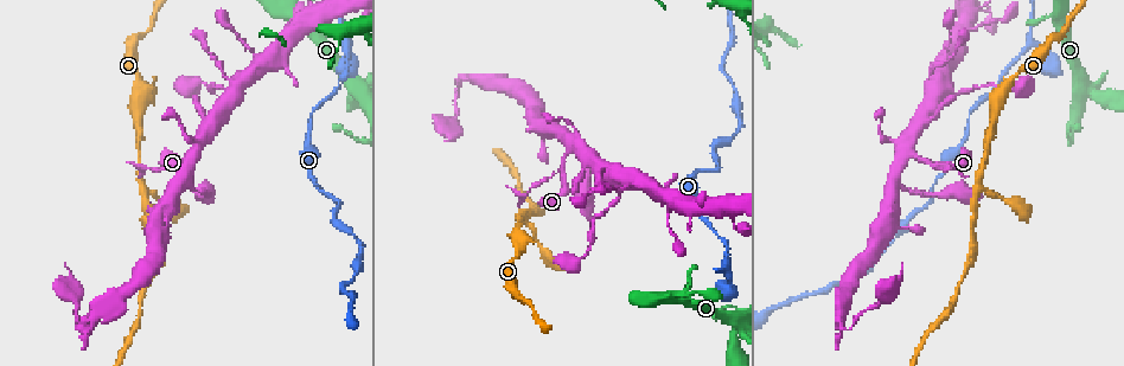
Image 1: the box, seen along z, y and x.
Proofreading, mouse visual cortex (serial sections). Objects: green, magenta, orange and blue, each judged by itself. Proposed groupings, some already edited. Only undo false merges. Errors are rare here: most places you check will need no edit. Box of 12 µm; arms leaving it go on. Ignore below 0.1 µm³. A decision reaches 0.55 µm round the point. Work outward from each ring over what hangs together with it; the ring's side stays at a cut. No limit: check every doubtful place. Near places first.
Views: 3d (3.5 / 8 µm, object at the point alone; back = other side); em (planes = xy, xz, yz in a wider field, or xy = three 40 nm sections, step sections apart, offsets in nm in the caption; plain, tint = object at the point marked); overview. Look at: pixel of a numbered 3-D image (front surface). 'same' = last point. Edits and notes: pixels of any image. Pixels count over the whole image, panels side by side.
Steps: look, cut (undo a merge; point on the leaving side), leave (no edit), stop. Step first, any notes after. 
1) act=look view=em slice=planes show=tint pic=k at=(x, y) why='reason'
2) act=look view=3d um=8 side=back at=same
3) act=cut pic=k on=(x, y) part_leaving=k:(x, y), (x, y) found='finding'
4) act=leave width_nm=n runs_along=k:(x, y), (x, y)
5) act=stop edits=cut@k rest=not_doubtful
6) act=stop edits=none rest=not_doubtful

act=look view=3d um=3.5 pic=1 at=(523, 216) why='three-way junction'

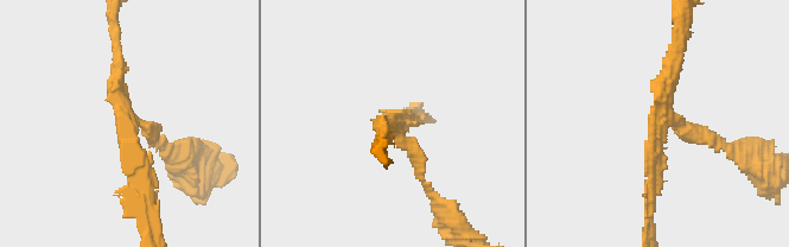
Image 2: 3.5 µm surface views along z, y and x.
act=look view=em slice=xy step=1 show=tint pic=2 at=(662, 112) arms=3 arm_widths_nm=150,200,250 why='shape alone is not enough'

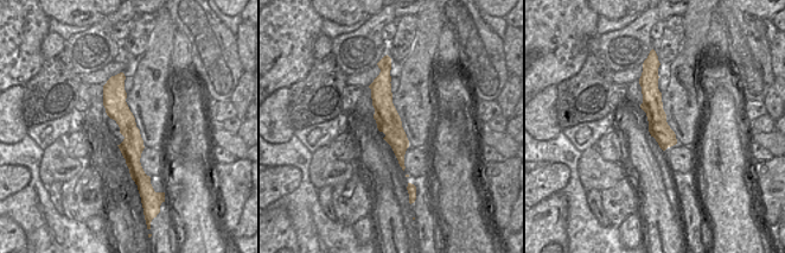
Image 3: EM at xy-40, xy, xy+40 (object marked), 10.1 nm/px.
act=leave runs_along=2:(114, 37), (118, 99), (144, 183) found='continuous, no second cell'

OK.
act=look view=3d um=3.5 side=back pic=1 at=(241, 91) why='two arms in line, one across'

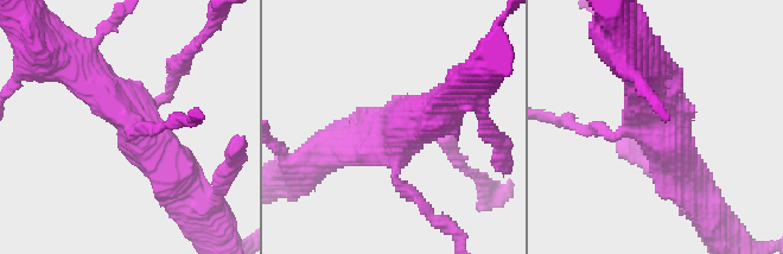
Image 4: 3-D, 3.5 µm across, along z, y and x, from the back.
act=leave runs_along=4:(180, 176), (75, 63) found='all the same cell'

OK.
act=look view=3d um=8 pic=1 at=(845, 328) why='sharp bend'

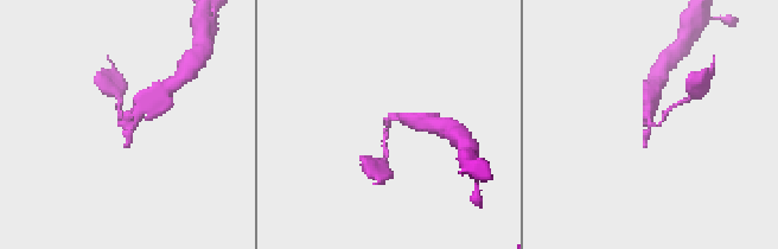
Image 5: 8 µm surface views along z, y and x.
act=look view=em slice=planes show=tint pic=5 at=(387, 127) why='need the tissue'

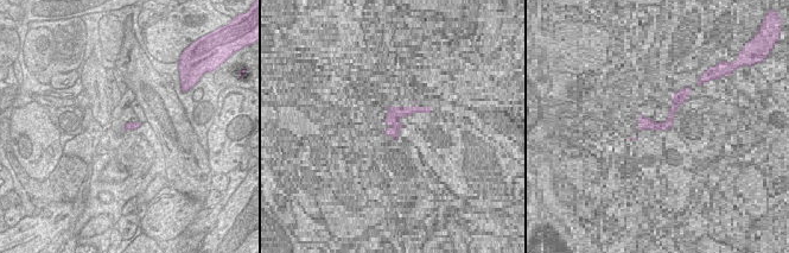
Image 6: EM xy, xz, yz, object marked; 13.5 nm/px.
act=leave runs_along=5:(651, 106), (650, 121), (658, 126), (680, 102) found='all the same cell'

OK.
act=stop edits=none rest=not_doubtful

